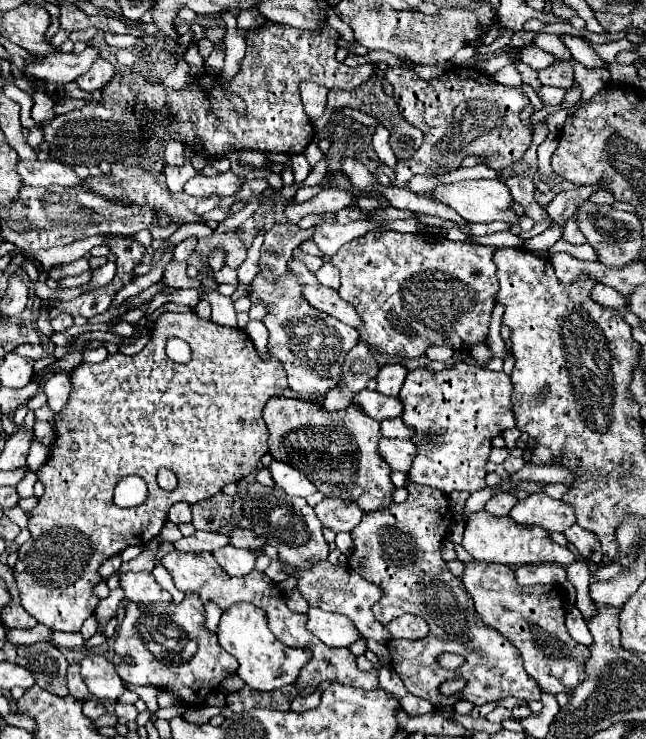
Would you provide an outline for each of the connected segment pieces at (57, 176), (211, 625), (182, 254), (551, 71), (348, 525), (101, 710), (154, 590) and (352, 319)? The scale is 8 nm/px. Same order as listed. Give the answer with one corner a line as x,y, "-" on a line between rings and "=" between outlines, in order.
18,159
18,173
24,185
64,185
76,187
80,185
80,177
66,165
56,161
26,161
=
206,603
206,627
210,631
216,631
218,629
220,615
222,615
222,609
220,607
214,607
214,603
=
190,237
190,239
184,239
176,249
174,249
174,259
176,261
188,261
190,259
190,255
194,253
194,249
196,249
196,237
=
558,61
538,73
542,85
569,89
574,84
574,69
566,61
=
330,497
320,501
314,507
314,511
322,521
322,525
332,529
334,533
340,533
340,531
350,533
364,517
364,511
356,503
350,503
344,499
330,499
=
86,699
84,707
82,707
82,713
88,715
90,719
98,719
98,717
106,715
106,707
98,699
=
122,573
120,587
126,593
126,599
136,603
158,603
158,601
172,601
170,593
162,589
152,573
=
290,259
288,269
294,271
300,277
300,283
304,285
304,297
314,309
336,317
338,321
342,321
342,323
346,323
350,327
356,327
356,329
362,327
360,315
354,311
354,307
350,303
346,303
344,299
340,299
334,289
320,285
318,279
300,261

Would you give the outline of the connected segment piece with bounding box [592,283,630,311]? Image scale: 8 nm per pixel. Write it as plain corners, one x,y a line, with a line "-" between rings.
598,283
598,285
594,287
594,291
592,291
592,299
598,301
600,305
606,305
606,307
626,309
626,311
630,309
628,299
626,299
622,293
618,293
616,289
612,289
612,287
608,287
608,285
602,285
602,283

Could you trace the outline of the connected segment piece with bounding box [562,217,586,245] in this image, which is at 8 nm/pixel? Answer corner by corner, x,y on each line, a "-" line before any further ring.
570,217
570,219
566,221
562,239
568,241
568,243
572,243
572,245
582,245
582,243
586,243
586,239
582,239
582,231
578,231
578,223
574,223
574,217

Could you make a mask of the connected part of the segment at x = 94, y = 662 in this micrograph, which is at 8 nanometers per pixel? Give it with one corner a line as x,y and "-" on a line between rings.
88,655
80,661
80,675
88,691
98,699
116,699
124,693
126,685
122,683
116,667
102,655

